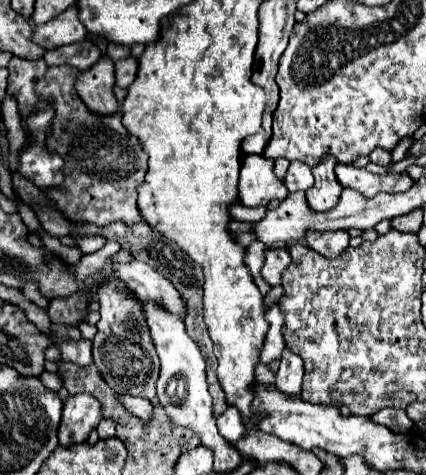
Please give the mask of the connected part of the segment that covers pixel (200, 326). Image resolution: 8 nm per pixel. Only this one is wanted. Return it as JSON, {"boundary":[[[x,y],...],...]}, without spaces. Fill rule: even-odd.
{"boundary":[[[74,224],[74,230],[76,230],[76,240],[82,238],[82,236],[94,236],[94,234],[100,234],[104,236],[106,240],[116,240],[120,242],[122,248],[130,250],[132,256],[136,260],[144,260],[148,264],[152,264],[156,268],[156,272],[160,272],[166,280],[172,280],[172,286],[180,292],[180,296],[184,298],[184,304],[186,304],[186,330],[188,334],[194,338],[194,342],[198,344],[204,360],[206,360],[206,376],[208,376],[208,386],[210,386],[210,396],[212,396],[212,402],[214,402],[214,418],[218,418],[224,410],[226,410],[226,400],[224,400],[224,392],[216,380],[216,356],[212,352],[212,342],[210,342],[210,336],[208,336],[208,330],[206,330],[206,324],[204,324],[204,308],[202,308],[202,284],[204,284],[204,276],[202,276],[202,268],[200,264],[196,264],[192,258],[188,258],[182,248],[168,240],[166,236],[162,236],[160,232],[152,230],[148,224],[134,224],[134,226],[126,226],[126,224],[110,224],[108,228],[92,228],[88,224]]]}

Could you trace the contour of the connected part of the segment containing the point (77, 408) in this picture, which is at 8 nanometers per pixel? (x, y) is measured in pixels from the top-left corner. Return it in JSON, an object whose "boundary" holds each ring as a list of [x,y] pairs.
{"boundary":[[[90,394],[68,396],[58,426],[58,442],[62,446],[86,442],[86,436],[98,426],[100,420],[100,402],[96,398],[92,398]]]}

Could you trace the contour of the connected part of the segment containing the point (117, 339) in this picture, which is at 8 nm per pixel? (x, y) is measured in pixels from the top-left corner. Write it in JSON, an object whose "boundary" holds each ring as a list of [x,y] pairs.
{"boundary":[[[108,278],[108,284],[98,288],[98,302],[100,302],[100,320],[96,324],[98,332],[94,336],[94,364],[106,384],[116,394],[132,394],[142,398],[156,398],[156,380],[160,372],[160,360],[156,356],[152,338],[148,336],[148,326],[144,326],[144,316],[140,316],[140,302],[134,298],[132,292],[120,298],[118,288],[124,288],[120,280]]]}

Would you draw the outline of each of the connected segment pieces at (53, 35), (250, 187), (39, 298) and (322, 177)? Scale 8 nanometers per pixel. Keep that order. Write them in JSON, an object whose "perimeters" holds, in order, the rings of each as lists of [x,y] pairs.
{"perimeters":[[[[72,4],[56,20],[50,20],[48,24],[34,28],[34,42],[38,42],[46,50],[72,44],[72,42],[80,42],[84,38],[86,38],[86,28],[78,18],[76,4]]],[[[246,156],[242,160],[238,200],[246,208],[268,206],[270,200],[282,200],[288,194],[286,186],[274,176],[274,162],[264,156]]],[[[28,282],[28,284],[24,286],[24,290],[22,290],[22,292],[24,292],[24,296],[26,296],[28,300],[32,300],[32,302],[36,302],[36,304],[38,304],[38,306],[40,306],[42,310],[46,310],[46,308],[50,306],[50,302],[48,302],[48,300],[46,300],[46,298],[44,298],[44,296],[42,296],[40,292],[38,292],[38,288],[36,288],[36,284],[32,284],[32,282]]],[[[328,156],[328,160],[324,160],[324,164],[320,164],[312,170],[316,184],[310,190],[306,190],[306,200],[312,210],[324,212],[324,210],[330,210],[336,206],[342,186],[334,174],[334,166],[336,166],[336,160],[332,160],[332,156]]]]}

